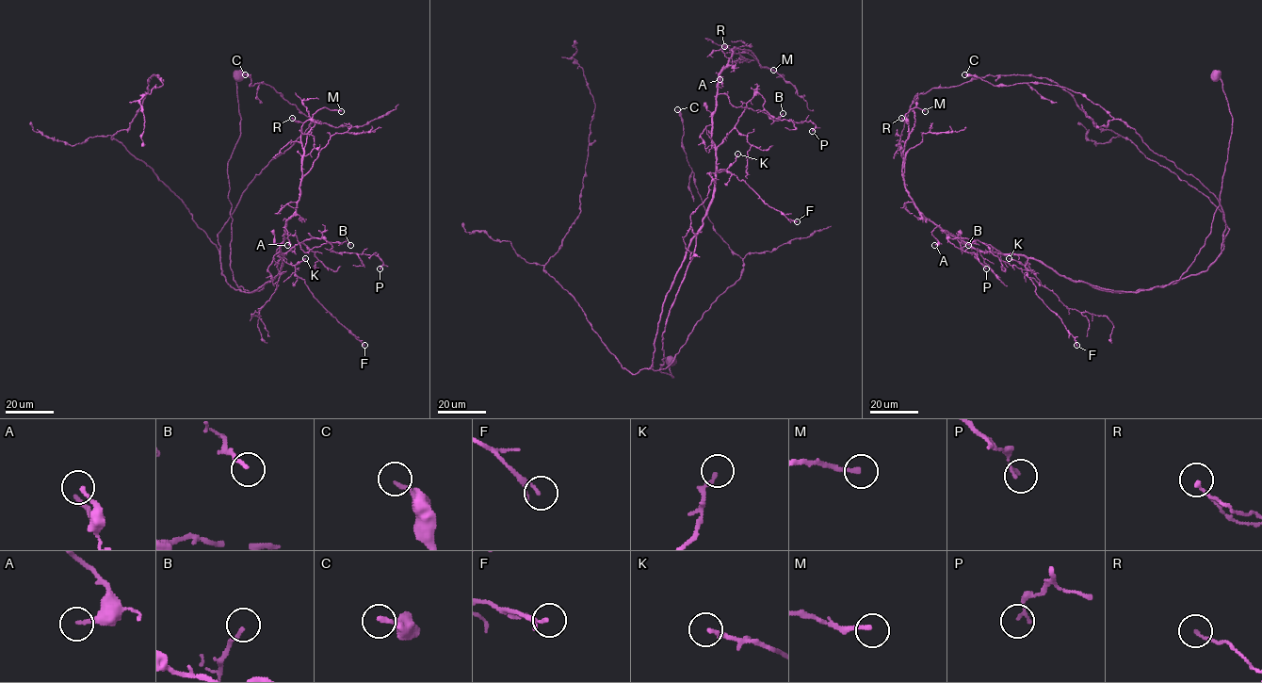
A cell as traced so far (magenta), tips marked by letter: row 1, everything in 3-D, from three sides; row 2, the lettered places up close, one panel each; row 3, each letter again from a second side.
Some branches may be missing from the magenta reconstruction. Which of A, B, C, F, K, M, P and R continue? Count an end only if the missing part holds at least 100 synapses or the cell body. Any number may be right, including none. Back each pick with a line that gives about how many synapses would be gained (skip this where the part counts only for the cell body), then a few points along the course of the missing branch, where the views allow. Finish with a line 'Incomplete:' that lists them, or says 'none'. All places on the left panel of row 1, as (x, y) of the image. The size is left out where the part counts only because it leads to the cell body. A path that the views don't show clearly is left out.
Incomplete: none

